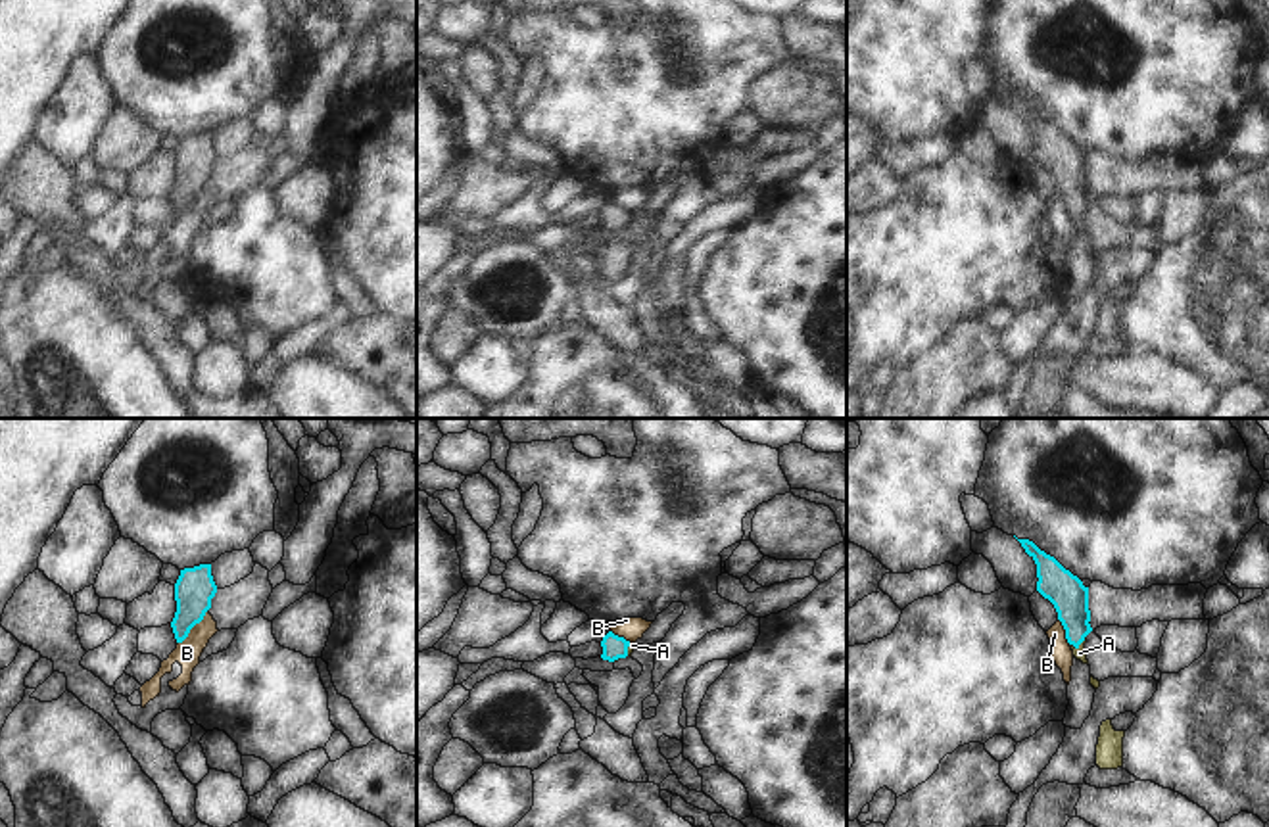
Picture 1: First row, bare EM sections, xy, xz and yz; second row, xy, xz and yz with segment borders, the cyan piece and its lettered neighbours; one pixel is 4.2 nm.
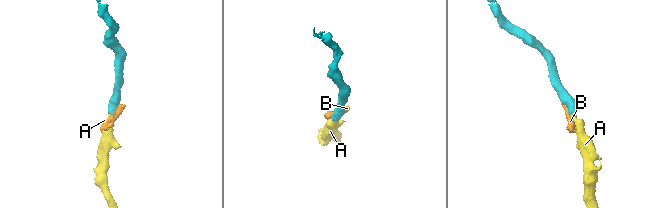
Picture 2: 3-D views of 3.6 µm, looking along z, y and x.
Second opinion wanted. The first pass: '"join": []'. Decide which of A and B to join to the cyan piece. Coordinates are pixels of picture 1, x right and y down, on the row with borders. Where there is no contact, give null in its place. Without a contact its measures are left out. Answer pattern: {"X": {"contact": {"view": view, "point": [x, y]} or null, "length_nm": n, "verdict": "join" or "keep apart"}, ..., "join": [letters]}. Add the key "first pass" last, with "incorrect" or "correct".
{"A": {"contact": {"view": "yz", "point": [1077, 645]}, "length_nm": 80, "verdict": "join"}, "B": {"contact": {"view": "xy", "point": [194, 624]}, "length_nm": 200, "verdict": "keep apart"}, "join": ["A"], "first pass": "incorrect"}

